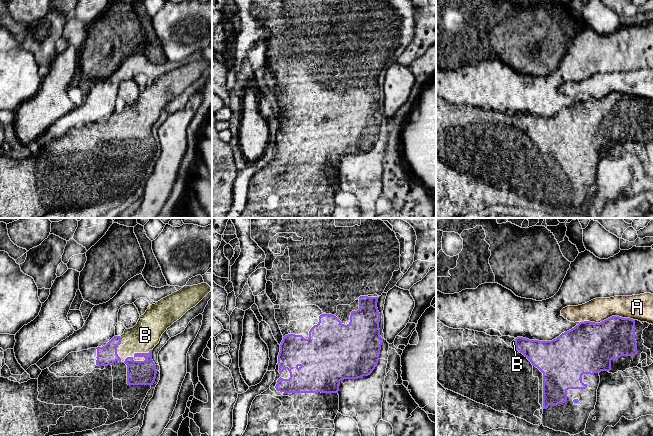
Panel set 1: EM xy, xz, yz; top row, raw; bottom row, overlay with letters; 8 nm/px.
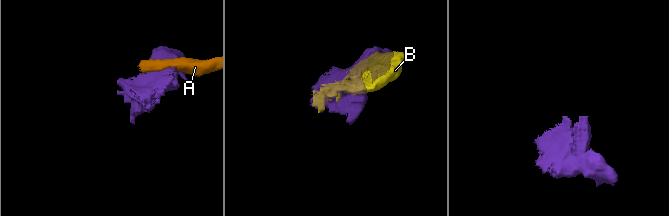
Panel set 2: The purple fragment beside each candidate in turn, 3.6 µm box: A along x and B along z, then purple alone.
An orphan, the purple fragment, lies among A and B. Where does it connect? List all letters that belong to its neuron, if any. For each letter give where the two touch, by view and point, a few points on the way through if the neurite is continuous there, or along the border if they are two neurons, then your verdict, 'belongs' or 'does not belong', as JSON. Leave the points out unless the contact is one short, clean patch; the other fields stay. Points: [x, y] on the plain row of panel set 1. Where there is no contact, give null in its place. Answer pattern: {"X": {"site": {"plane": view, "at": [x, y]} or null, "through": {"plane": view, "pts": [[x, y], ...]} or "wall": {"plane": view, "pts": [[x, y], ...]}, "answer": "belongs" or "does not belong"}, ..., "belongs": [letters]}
{"A": {"site": {"plane": "yz", "at": [608, 94]}, "answer": "does not belong"}, "B": {"site": {"plane": "xy", "at": [137, 129]}, "answer": "belongs"}, "belongs": ["B"]}

